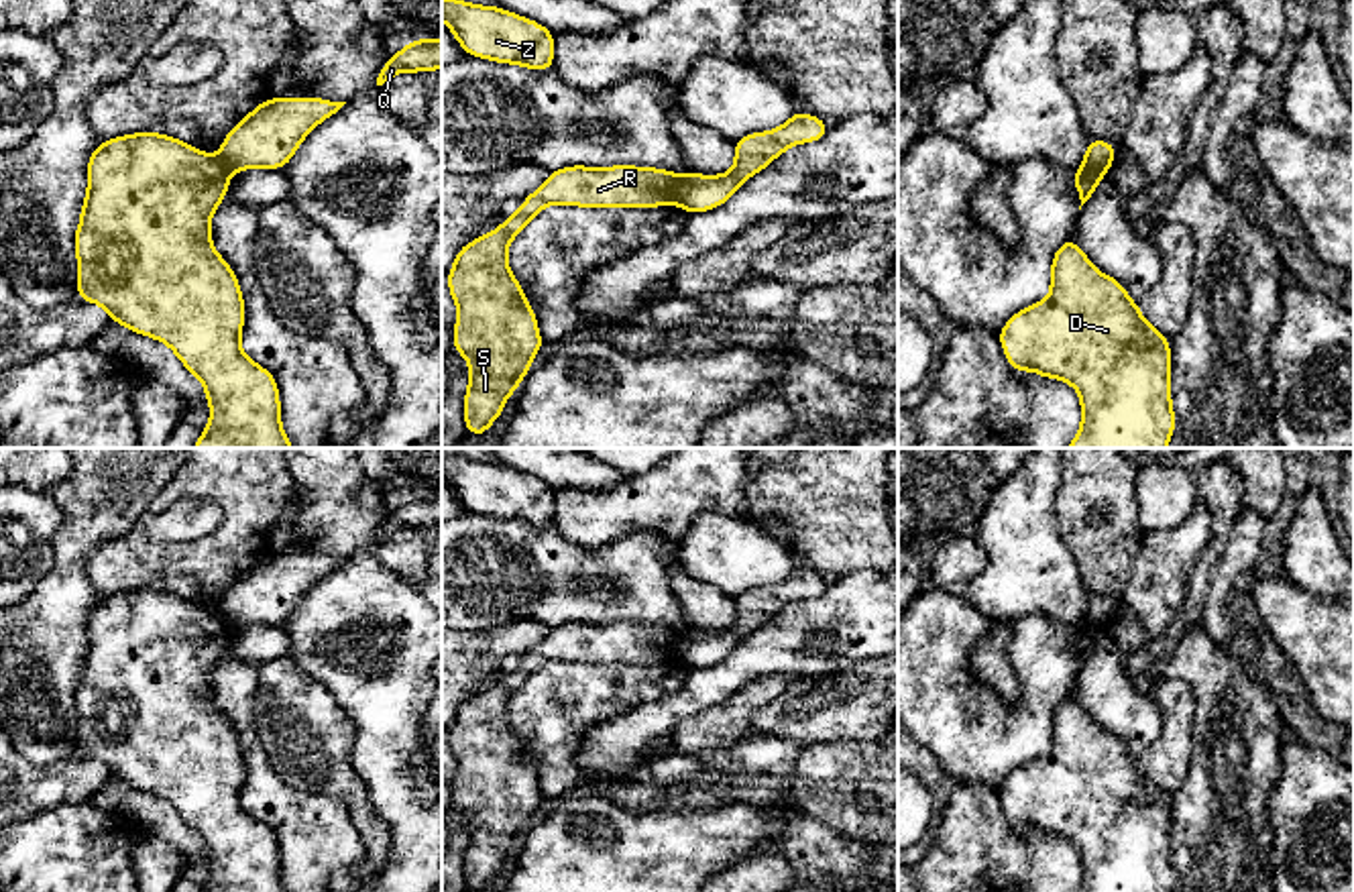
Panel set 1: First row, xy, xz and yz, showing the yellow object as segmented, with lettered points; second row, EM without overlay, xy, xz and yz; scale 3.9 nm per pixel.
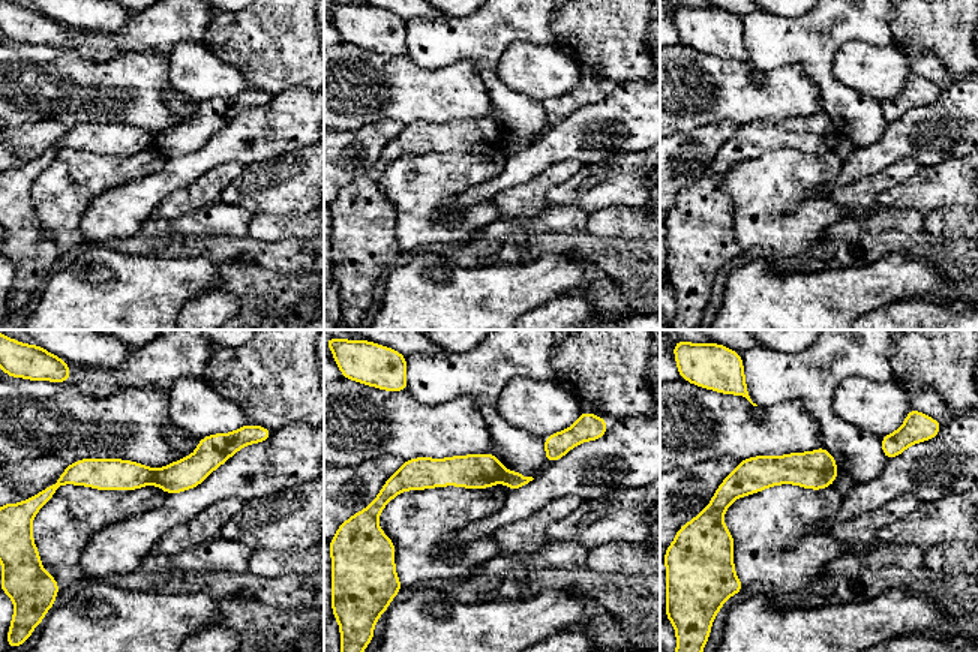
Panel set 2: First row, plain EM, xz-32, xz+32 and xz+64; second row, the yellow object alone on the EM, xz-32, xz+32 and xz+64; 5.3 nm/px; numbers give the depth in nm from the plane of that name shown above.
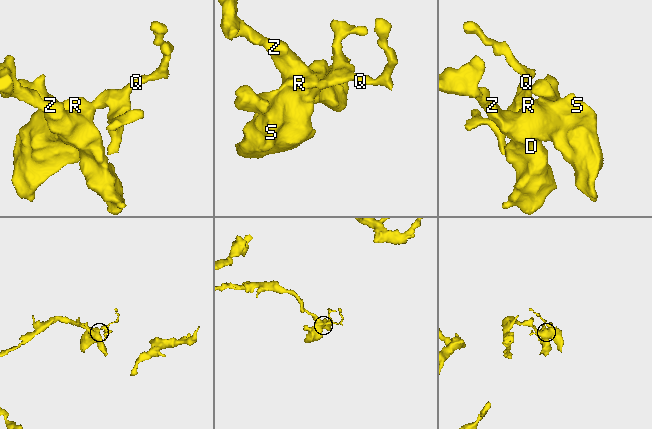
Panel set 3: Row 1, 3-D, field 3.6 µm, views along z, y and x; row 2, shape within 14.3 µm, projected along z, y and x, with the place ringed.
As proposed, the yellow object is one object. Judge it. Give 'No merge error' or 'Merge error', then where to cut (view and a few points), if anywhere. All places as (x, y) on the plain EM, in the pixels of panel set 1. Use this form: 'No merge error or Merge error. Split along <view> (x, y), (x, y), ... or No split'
Merge error. Split along xz (681, 634), (672, 658)

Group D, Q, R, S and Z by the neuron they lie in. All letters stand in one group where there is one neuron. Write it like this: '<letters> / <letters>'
D R S Z / Q

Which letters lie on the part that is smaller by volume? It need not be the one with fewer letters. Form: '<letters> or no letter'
Q

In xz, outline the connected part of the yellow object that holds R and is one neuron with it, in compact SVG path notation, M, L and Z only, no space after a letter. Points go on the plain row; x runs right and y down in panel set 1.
M562 623L523 656L493 688L464 701L448 727L458 764L454 806L470 823L464 880L470 892L487 890L507 853L531 825L544 796L521 739L507 723L509 699L546 662L658 664L674 660L678 631L656 623Z

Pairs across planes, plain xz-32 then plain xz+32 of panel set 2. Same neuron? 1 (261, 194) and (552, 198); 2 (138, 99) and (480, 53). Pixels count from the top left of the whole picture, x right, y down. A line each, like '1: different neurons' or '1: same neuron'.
1: same neuron
2: different neurons

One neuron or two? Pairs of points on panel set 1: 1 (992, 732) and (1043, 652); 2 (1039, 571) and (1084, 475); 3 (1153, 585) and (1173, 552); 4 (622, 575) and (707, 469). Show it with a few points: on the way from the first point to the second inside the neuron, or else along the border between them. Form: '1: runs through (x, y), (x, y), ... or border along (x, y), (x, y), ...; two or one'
1: runs through (1014, 721), (1035, 703), (1043, 675); one
2: border along (1061, 475), (1055, 499), (1059, 524); two
3: runs through (1159, 577), (1165, 561); one
4: border along (679, 538), (628, 532), (609, 542); two

